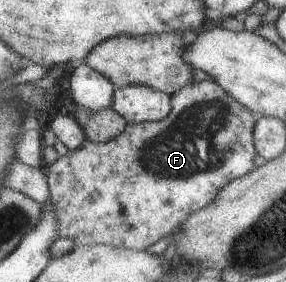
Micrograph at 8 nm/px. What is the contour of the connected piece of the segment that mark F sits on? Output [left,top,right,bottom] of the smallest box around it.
[46,79,260,250]

